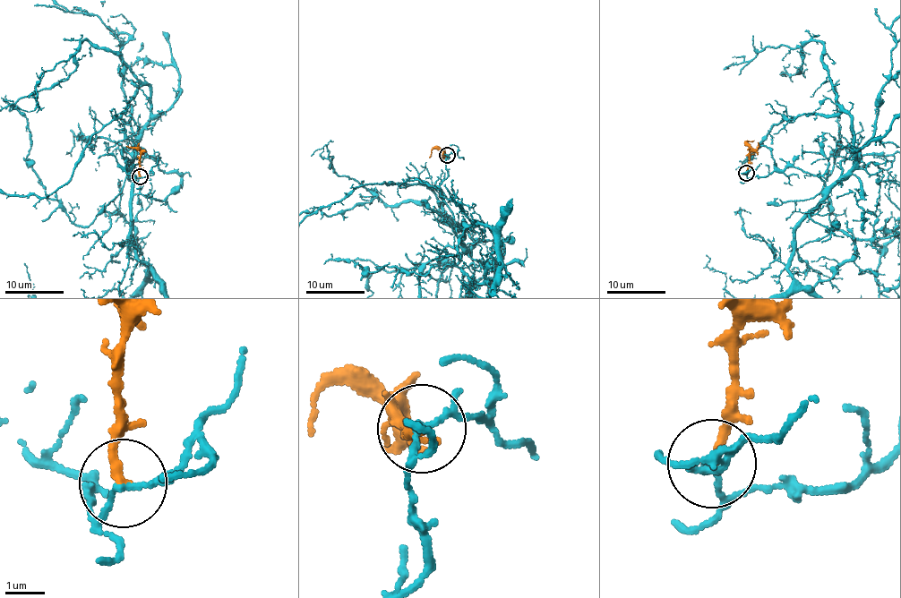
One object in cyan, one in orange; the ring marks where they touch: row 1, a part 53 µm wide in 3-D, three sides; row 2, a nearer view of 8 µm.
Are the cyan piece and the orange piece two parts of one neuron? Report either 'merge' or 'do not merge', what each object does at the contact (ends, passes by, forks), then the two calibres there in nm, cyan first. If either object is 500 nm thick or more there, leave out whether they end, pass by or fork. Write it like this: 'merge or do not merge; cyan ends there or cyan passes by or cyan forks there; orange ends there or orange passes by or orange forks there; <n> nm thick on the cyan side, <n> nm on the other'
do not merge; cyan forks there; orange ends there; 100 nm thick on the cyan side, 240 nm on the other

